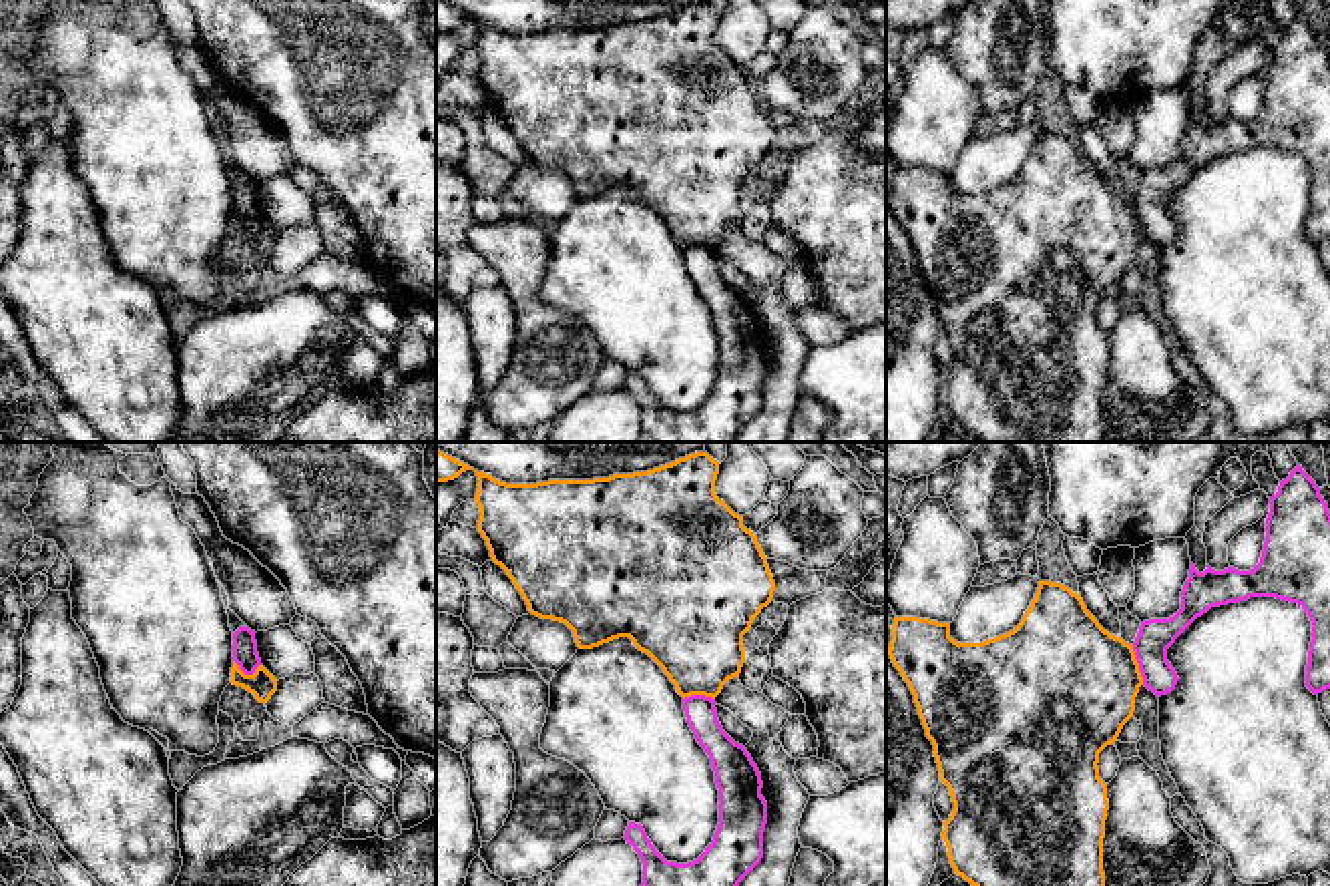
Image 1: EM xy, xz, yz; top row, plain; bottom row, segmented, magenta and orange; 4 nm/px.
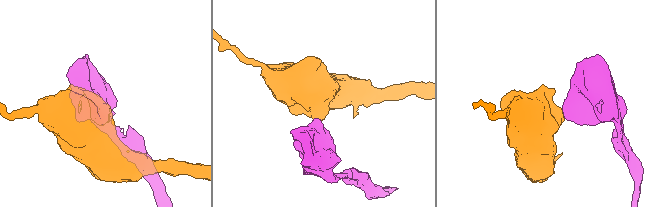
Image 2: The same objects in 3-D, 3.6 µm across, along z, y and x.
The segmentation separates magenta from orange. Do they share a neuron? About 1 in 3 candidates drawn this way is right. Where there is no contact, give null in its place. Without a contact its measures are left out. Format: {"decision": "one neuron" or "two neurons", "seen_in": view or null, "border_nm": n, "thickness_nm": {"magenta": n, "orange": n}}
{"decision": "two neurons", "seen_in": "yz", "border_nm": 170, "thickness_nm": {"magenta": 140, "orange": 460}}

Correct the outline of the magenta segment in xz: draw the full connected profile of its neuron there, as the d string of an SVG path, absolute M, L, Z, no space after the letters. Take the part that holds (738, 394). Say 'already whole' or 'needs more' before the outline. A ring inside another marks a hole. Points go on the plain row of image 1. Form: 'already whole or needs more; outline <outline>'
already whole; outline M691 245L683 249L683 259L719 338L713 392L697 410L677 414L655 400L641 374L629 372L623 388L643 412L641 442L735 442L763 408L767 352L761 346L761 323L747 299L723 281L715 249Z

